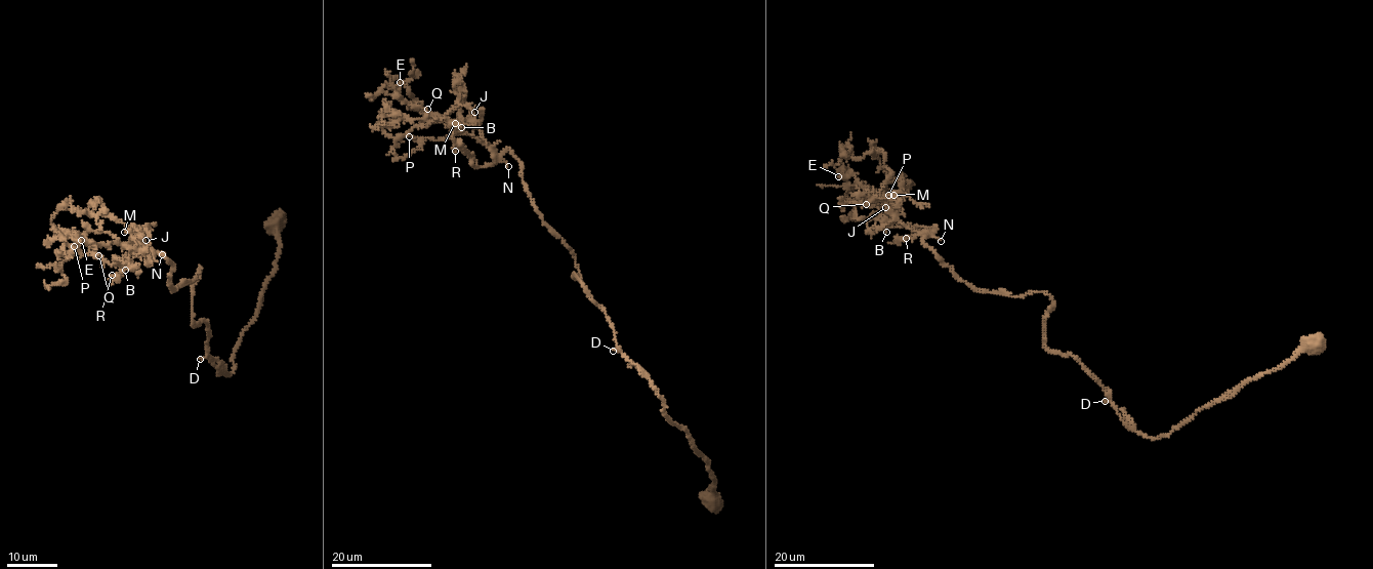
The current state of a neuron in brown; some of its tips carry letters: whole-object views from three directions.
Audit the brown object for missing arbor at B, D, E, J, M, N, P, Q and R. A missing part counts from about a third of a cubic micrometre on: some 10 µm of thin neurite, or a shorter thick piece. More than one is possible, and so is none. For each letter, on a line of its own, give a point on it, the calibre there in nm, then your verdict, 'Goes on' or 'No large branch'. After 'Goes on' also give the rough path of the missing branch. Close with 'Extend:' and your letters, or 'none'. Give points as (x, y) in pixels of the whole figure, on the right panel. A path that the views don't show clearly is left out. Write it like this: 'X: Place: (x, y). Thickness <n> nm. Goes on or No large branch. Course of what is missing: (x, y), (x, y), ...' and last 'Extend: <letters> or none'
B: Place: (886, 232). Thickness 150 nm. No large branch
D: Place: (1105, 401). Thickness 160 nm. Goes on. Course of what is missing: (1105, 401), (1092, 389), (1132, 364), (1112, 329), (1113, 309), (1064, 269), (985, 238)
E: Place: (838, 176). Thickness 130 nm. No large branch
J: Place: (885, 207). Thickness 130 nm. No large branch
M: Place: (893, 195). Thickness 140 nm. No large branch
N: Place: (941, 241). Thickness 130 nm. No large branch
P: Place: (888, 195). Thickness 150 nm. No large branch
Q: Place: (866, 204). Thickness 130 nm. No large branch
R: Place: (906, 238). Thickness 160 nm. No large branch
Extend: D

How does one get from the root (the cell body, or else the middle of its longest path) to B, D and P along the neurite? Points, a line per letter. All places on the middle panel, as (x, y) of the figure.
B: (711, 499), (706, 458), (620, 350), (519, 160), (509, 150), (477, 168), (454, 140), (461, 127)
D: (711, 499), (715, 480), (706, 458), (685, 430), (666, 416), (665, 401), (649, 376), (613, 351)
P: (711, 499), (706, 458), (620, 350), (519, 160), (509, 150), (477, 168), (445, 117), (409, 136)

